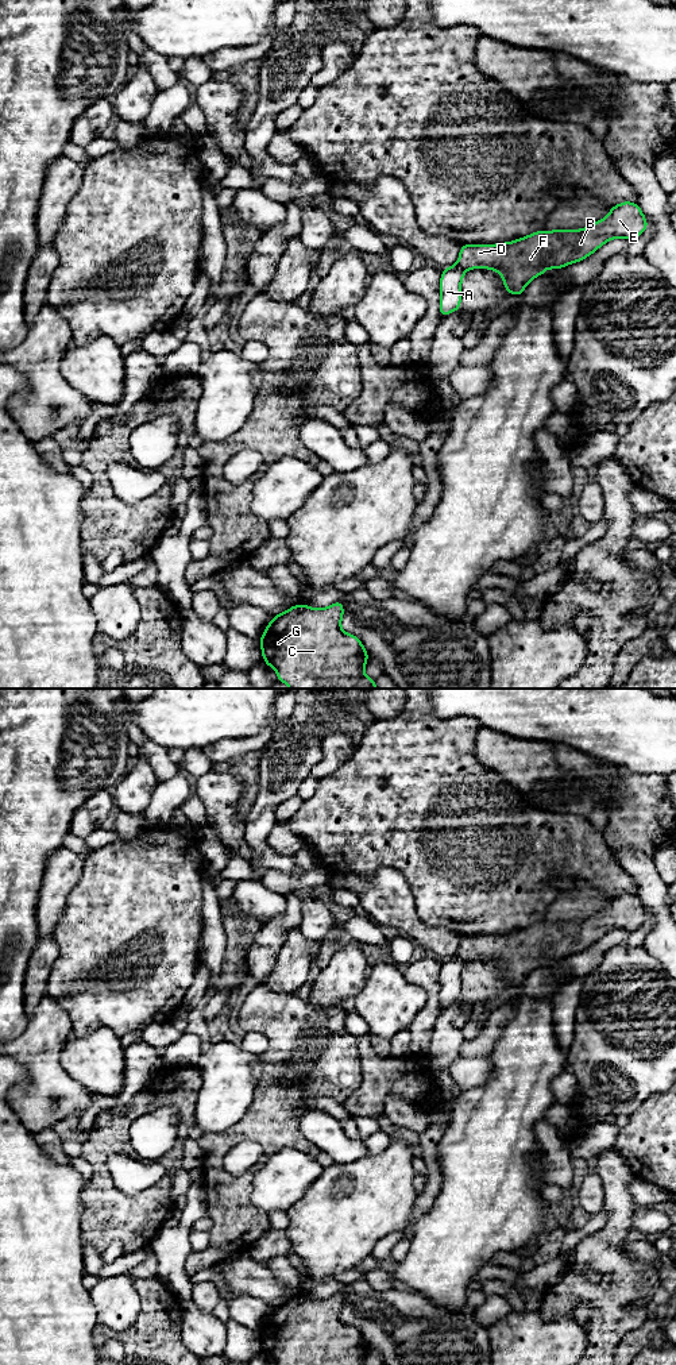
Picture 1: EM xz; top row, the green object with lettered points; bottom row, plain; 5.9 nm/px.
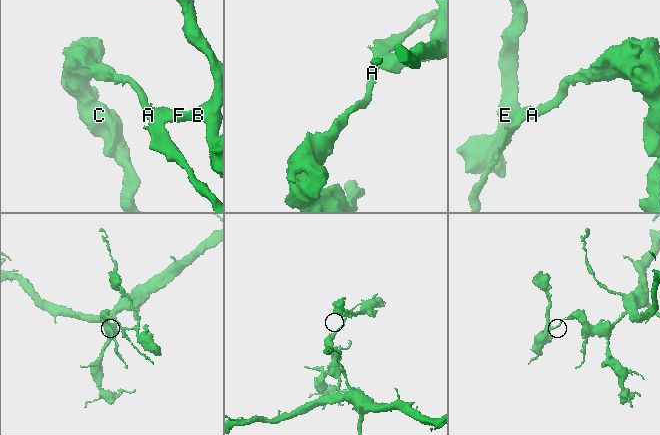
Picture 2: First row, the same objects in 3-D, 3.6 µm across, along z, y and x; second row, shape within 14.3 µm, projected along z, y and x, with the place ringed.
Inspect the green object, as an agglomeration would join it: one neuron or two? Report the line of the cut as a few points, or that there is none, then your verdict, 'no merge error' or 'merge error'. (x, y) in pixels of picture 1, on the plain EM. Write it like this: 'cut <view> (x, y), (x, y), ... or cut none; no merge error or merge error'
cut xz (458, 953), (464, 961); merge error

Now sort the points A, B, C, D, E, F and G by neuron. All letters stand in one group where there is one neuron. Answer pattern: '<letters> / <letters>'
A C G / B D E F

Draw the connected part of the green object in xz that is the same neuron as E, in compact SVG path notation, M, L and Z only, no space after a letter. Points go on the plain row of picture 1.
M623 892L613 898L609 906L584 921L537 922L525 929L499 936L464 936L459 945L459 956L464 963L484 959L503 968L503 978L510 986L521 987L525 978L546 960L561 960L583 952L606 933L617 929L637 930L648 919L648 913L638 895Z

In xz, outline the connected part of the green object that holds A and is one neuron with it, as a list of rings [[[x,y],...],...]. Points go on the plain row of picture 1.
[[[457,955],[452,959],[443,960],[440,971],[440,1005],[441,1010],[453,1002],[460,1002],[461,971],[464,960]]]

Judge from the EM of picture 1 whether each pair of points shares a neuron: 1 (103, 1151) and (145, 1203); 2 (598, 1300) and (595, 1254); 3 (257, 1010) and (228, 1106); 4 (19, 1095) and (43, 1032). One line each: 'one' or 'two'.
1: one
2: one
3: two
4: one

